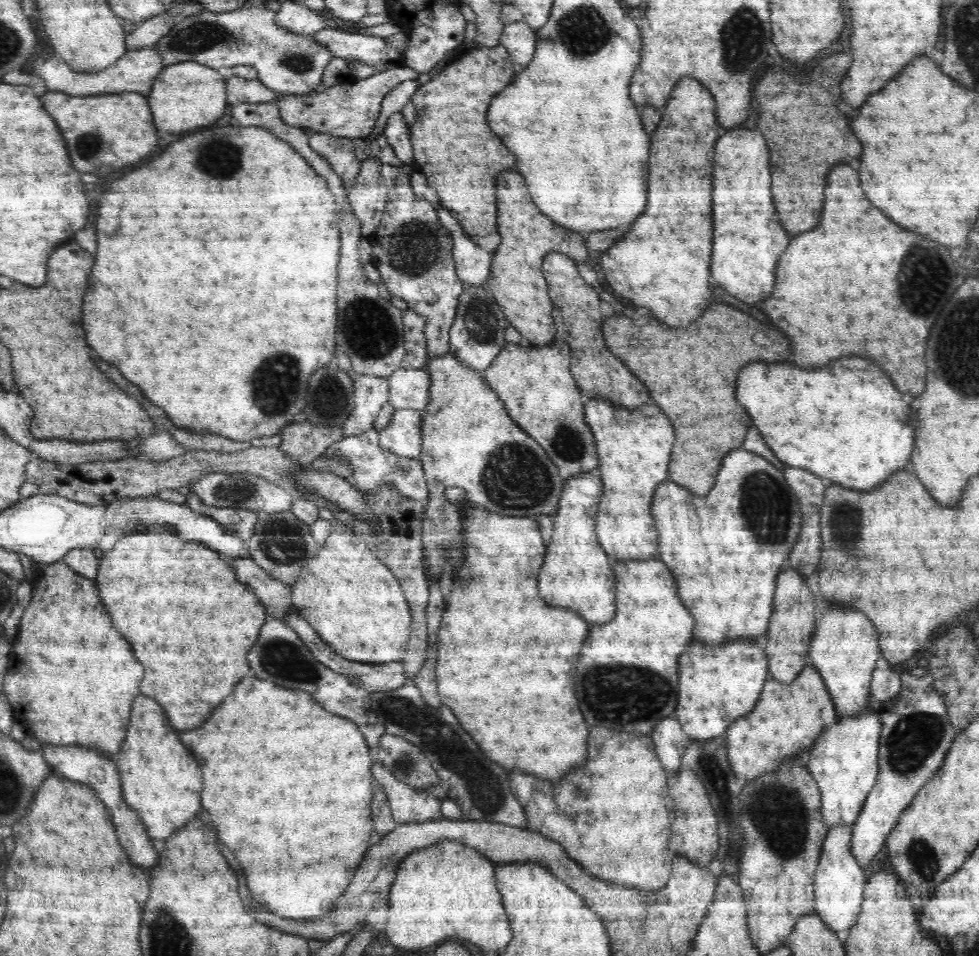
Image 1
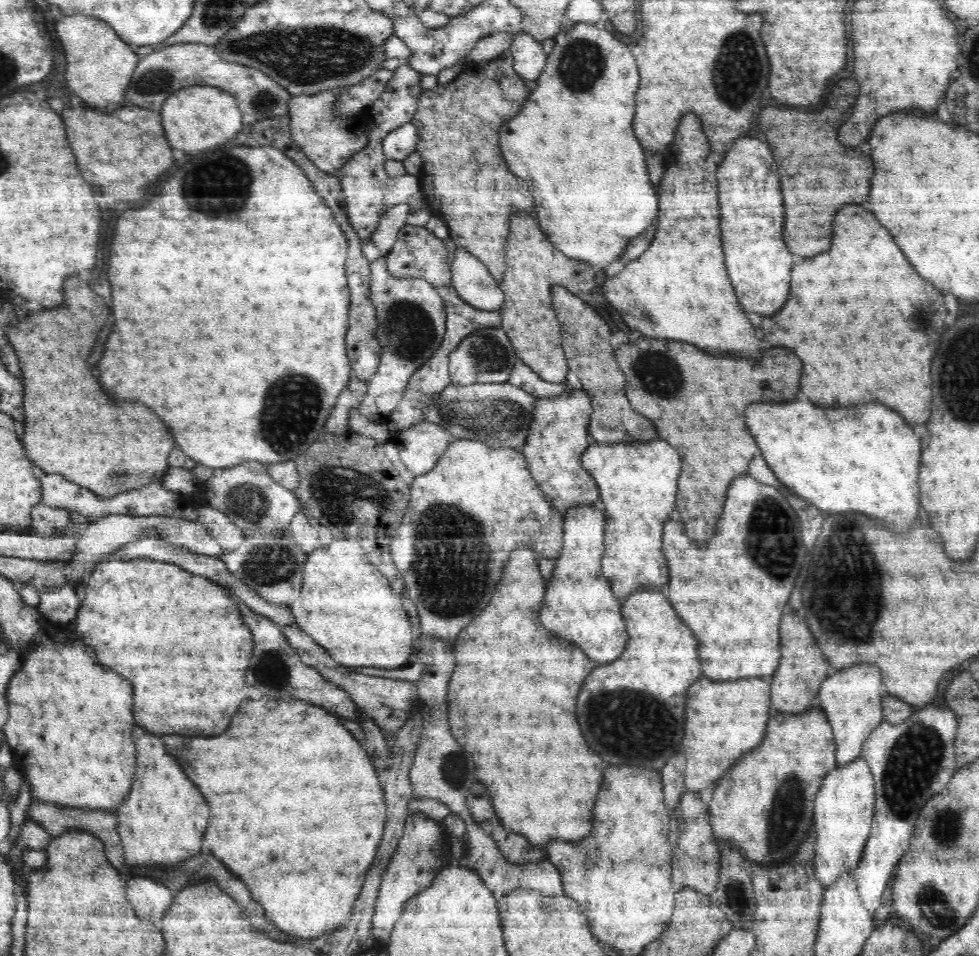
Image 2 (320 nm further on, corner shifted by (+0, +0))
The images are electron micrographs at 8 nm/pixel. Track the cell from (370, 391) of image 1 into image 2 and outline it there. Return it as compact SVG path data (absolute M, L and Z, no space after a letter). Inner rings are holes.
M386 257L373 260L370 268L371 293L369 298L376 309L376 320L380 322L375 330L375 337L381 344L380 362L376 372L366 382L368 392L358 402L357 411L370 422L385 423L400 402L410 377L432 358L433 352L438 350L438 346L442 344L442 338L446 332L446 305L440 293L428 281L421 278L396 278L390 274L386 267Z

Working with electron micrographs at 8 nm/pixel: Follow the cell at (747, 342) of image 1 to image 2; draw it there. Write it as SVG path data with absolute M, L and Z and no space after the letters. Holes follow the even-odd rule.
M632 336L628 344L618 347L614 356L625 376L625 393L630 406L642 416L650 419L658 430L658 436L670 442L678 454L682 454L682 474L678 480L676 508L682 522L686 522L686 536L706 544L716 530L716 522L722 516L724 502L730 482L740 474L744 464L744 474L748 474L750 460L758 454L758 446L748 434L744 422L744 410L754 402L790 402L794 392L800 390L802 362L800 358L786 350L762 351L760 360L753 358L714 358L704 354L696 346L674 340L646 340L646 337Z

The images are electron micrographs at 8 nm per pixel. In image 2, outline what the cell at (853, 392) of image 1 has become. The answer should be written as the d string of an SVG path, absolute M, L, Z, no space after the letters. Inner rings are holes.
M754 402L746 408L746 424L750 434L764 452L764 460L777 479L796 496L822 512L868 512L882 520L884 528L906 532L912 530L918 516L920 442L918 432L904 418L882 404L864 404L856 408L820 408L810 402Z

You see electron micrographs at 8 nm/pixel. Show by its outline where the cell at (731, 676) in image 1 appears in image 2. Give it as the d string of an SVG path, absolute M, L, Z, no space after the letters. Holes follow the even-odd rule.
M700 678L696 684L692 684L690 686L690 690L688 690L688 700L686 700L686 724L684 730L684 737L682 740L682 750L678 748L685 757L686 757L686 768L685 768L685 790L687 792L696 792L700 793L702 790L708 790L712 784L717 784L724 776L726 776L726 772L736 764L742 756L746 756L748 752L752 752L758 744L762 744L762 738L766 737L767 732L767 722L769 717L772 714L771 706L770 706L770 678L746 678L746 680L736 680L736 682L710 682L708 678Z

